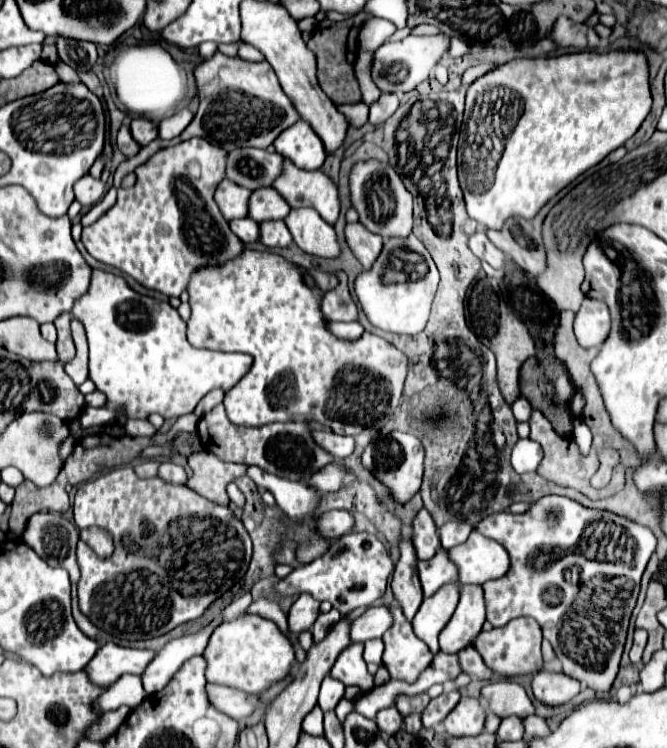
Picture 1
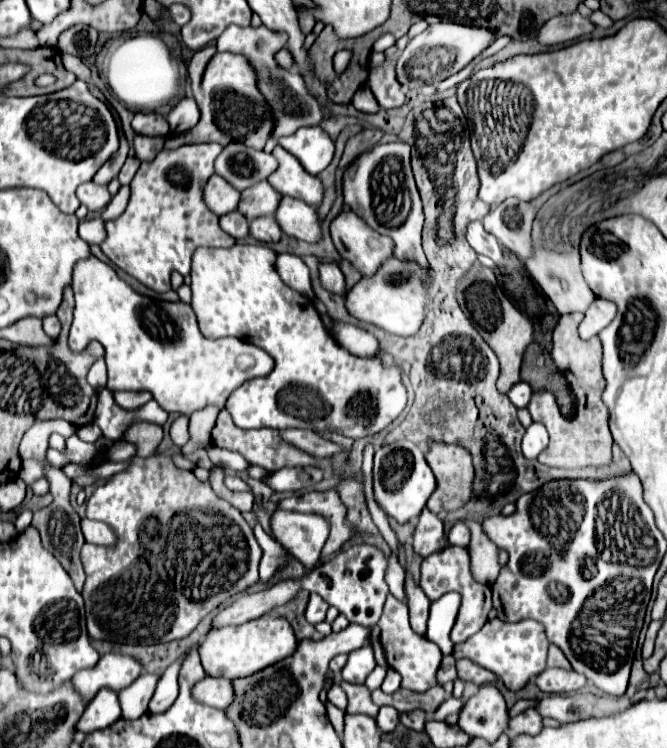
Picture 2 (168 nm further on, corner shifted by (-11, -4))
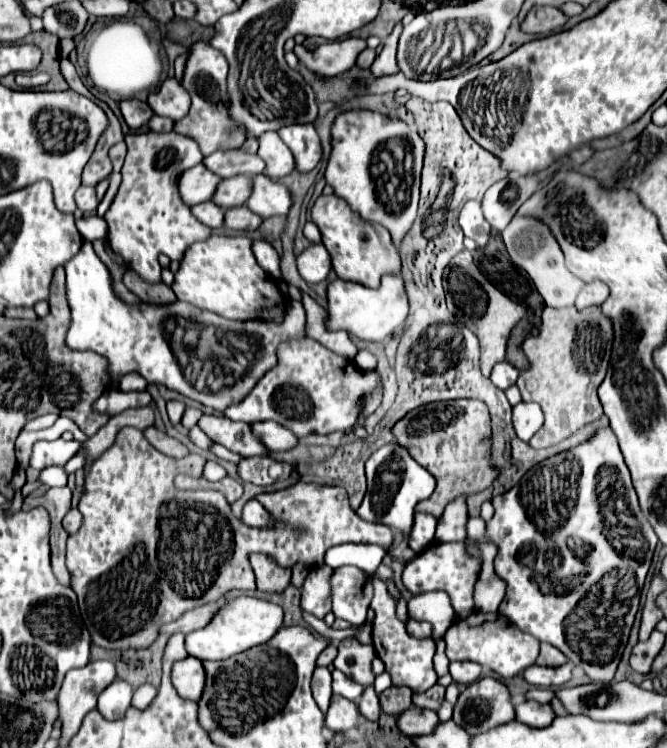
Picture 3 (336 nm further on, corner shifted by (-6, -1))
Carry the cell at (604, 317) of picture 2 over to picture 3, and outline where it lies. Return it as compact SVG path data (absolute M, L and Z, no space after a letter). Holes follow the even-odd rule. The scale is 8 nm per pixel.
M595 279L591 283L585 283L583 289L579 291L577 307L583 309L583 307L589 307L589 305L601 305L607 297L609 297L609 287Z

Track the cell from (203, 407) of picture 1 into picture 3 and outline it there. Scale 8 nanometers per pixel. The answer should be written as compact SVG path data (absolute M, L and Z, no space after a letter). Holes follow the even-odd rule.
M187 407L185 409L185 413L183 413L183 427L185 429L191 429L193 425L197 425L197 421L199 421L199 417L201 417L203 413L201 413L201 409L193 409L193 407Z

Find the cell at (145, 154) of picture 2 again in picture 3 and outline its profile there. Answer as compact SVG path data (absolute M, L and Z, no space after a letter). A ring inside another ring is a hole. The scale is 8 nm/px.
M159 115L151 117L151 121L149 121L149 127L151 127L153 131L171 131L173 125L175 125L173 119L169 119L169 117L159 117Z

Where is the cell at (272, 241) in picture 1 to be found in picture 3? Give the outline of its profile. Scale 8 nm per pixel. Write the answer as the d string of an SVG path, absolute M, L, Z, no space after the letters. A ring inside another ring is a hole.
M245 205L231 207L225 211L225 227L235 231L253 231L263 219L257 213L251 213Z

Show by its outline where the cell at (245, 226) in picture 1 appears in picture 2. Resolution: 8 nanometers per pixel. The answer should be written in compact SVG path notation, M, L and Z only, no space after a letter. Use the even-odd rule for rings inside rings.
M230 212L228 216L220 216L220 226L236 240L248 236L248 220L240 212Z

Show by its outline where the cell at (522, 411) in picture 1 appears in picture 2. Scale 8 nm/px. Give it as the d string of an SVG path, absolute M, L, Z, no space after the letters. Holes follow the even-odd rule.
M520 382L516 384L516 388L512 388L512 392L508 392L508 398L516 408L528 408L532 398L532 388L526 382Z

